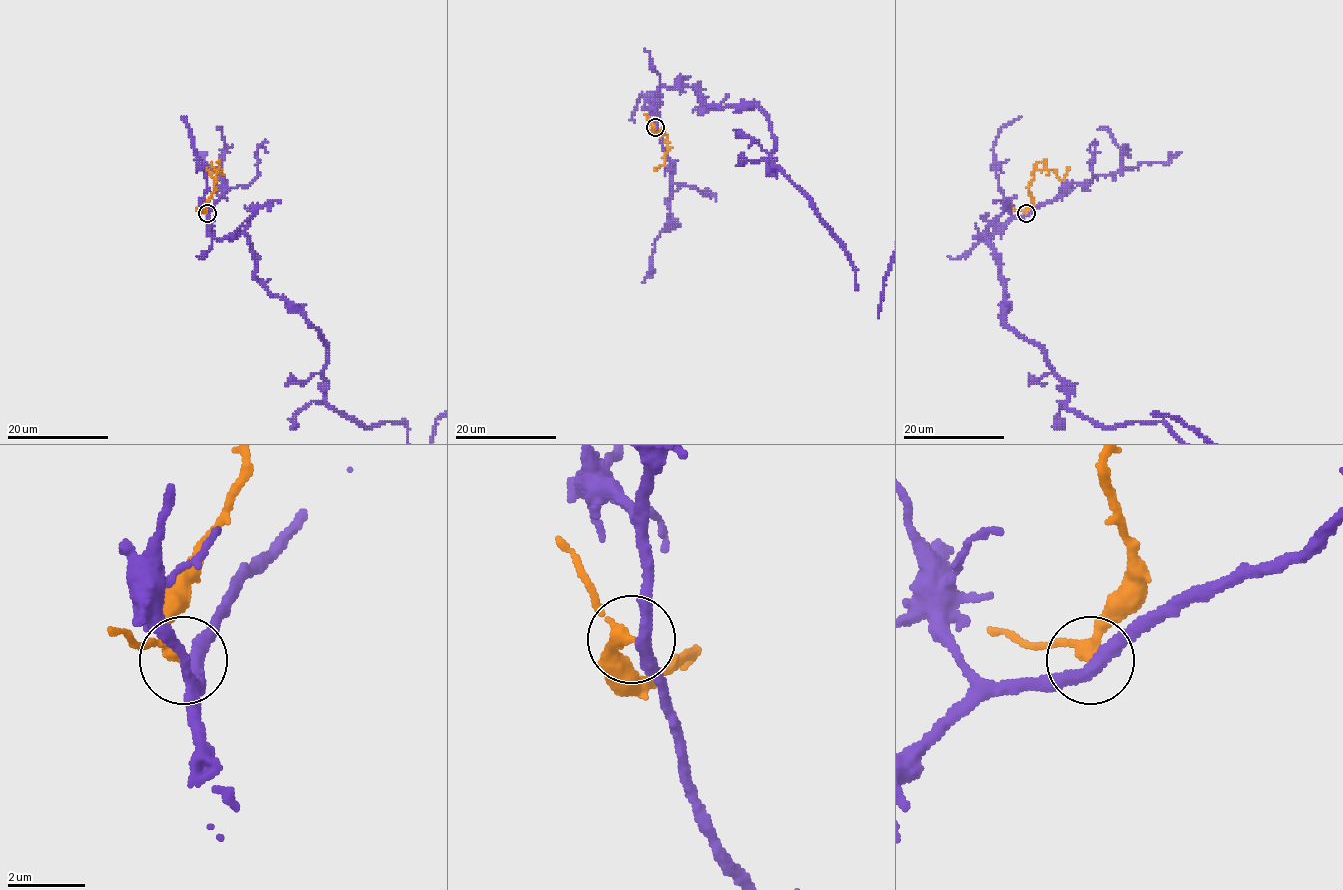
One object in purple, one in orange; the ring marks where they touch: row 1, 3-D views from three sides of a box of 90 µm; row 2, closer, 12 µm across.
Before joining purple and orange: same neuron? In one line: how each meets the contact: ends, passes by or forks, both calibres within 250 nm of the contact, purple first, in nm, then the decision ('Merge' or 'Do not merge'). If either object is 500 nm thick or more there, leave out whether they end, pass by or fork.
At the ring purple passes by. At the ring orange passes by. Thickness 340 nm (purple) against 280 nm. Do not merge

